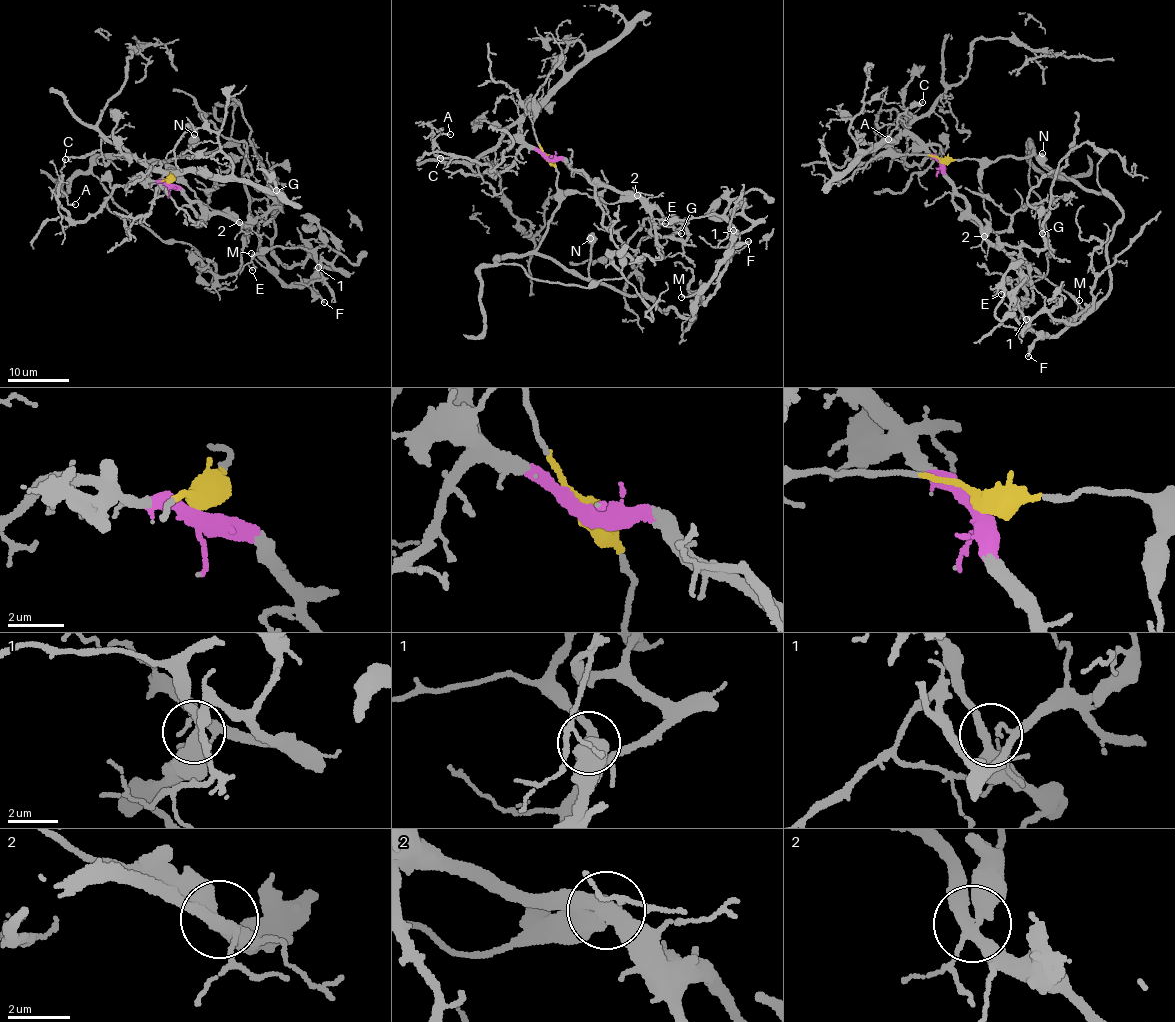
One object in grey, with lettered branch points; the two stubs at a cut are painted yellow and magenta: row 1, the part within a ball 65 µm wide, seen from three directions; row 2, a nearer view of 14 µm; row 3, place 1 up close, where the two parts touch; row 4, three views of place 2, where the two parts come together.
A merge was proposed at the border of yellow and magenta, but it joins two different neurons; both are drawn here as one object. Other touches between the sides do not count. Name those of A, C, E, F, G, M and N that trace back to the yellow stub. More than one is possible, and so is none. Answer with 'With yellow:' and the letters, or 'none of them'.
With yellow: E, F, M, N

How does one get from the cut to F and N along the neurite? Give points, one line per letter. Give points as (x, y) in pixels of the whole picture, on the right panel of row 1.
F: (941, 162), (1033, 156), (1122, 213), (1107, 245), (1109, 291), (1055, 336), (1035, 340), (1027, 356)
N: (941, 162), (1031, 156), (1051, 172), (1070, 178), (1044, 163), (1042, 153)

